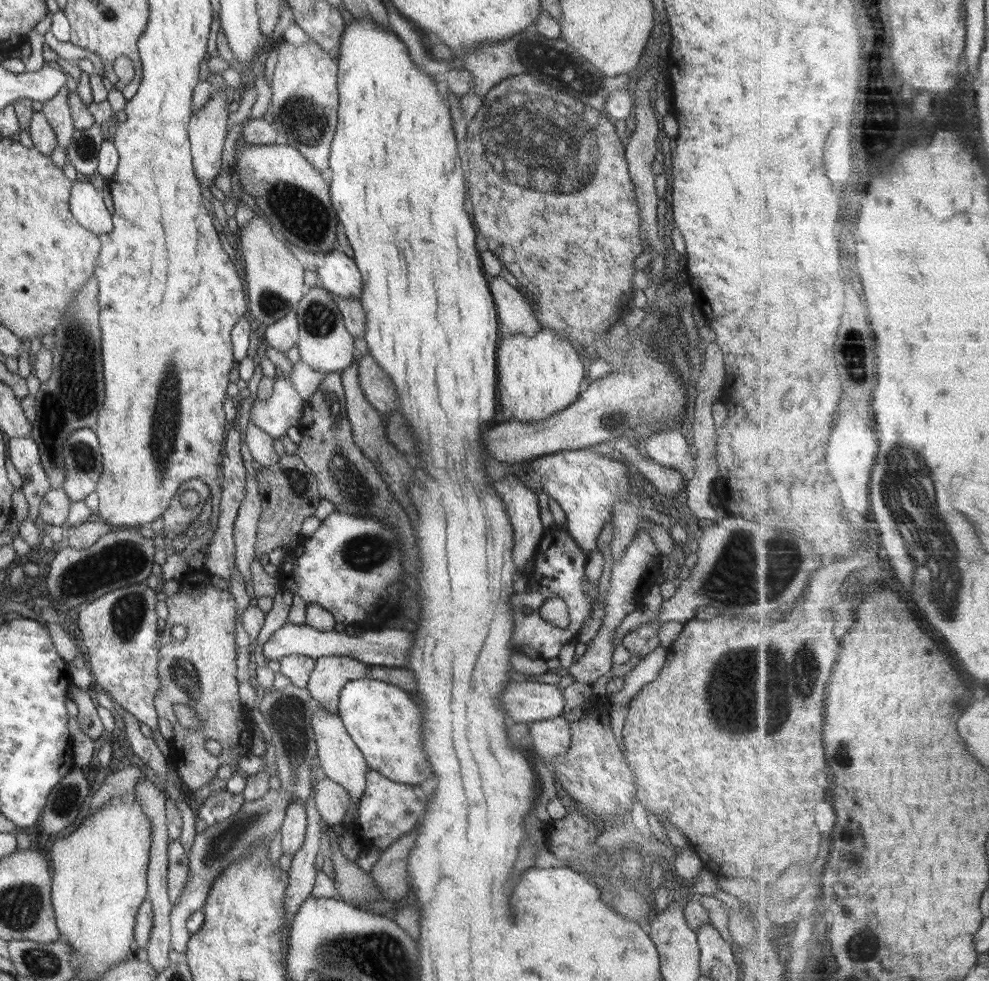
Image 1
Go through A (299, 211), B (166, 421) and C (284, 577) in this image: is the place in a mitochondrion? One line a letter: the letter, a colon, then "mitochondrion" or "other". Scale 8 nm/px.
A: mitochondrion
B: mitochondrion
C: other

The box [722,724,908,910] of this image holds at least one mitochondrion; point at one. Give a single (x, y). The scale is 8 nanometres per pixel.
(843, 753)

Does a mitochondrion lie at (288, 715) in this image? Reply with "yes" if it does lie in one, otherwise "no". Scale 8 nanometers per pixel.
yes

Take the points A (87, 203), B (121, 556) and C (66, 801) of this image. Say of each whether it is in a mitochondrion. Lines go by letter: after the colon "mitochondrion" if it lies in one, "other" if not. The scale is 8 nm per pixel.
A: other
B: mitochondrion
C: mitochondrion

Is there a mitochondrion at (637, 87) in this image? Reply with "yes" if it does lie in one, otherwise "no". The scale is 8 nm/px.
no

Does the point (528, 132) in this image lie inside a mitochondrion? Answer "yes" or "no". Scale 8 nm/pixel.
yes

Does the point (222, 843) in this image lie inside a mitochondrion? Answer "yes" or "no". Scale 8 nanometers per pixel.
yes

